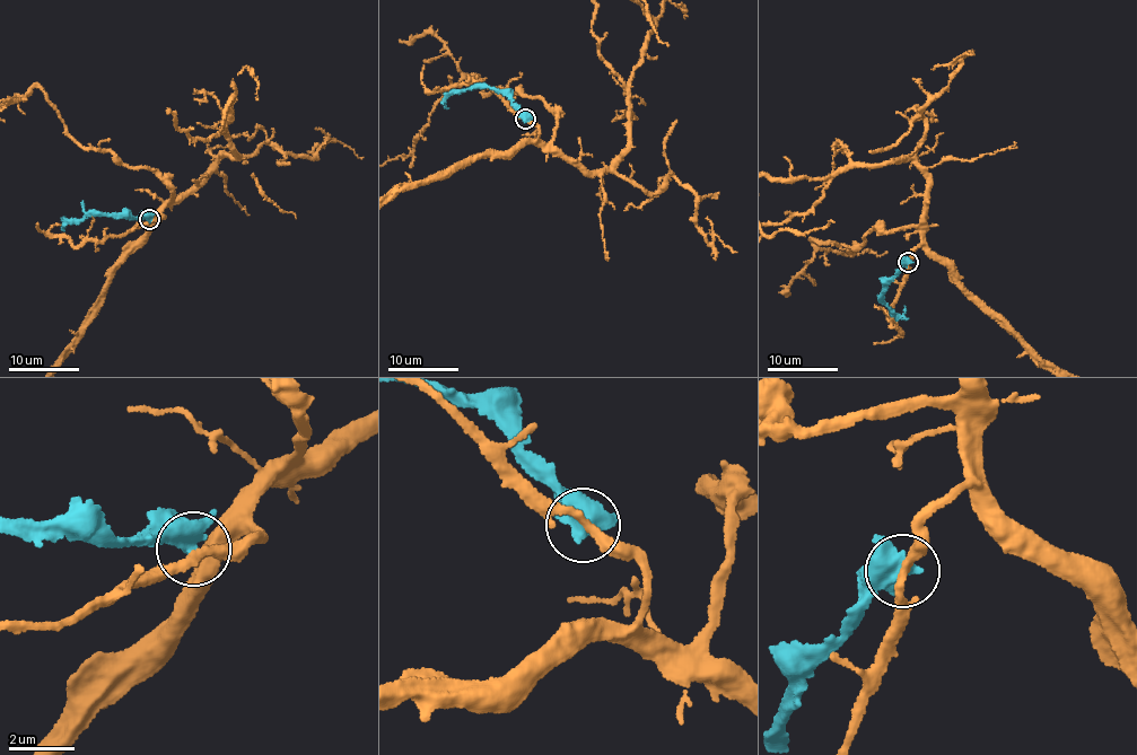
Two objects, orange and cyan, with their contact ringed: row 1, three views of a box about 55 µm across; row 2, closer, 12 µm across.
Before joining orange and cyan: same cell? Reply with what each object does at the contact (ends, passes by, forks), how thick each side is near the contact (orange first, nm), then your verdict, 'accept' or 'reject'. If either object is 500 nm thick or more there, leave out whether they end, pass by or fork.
orange passes by; cyan passes by; 280 nm thick on the orange side, 460 nm on the other; reject

